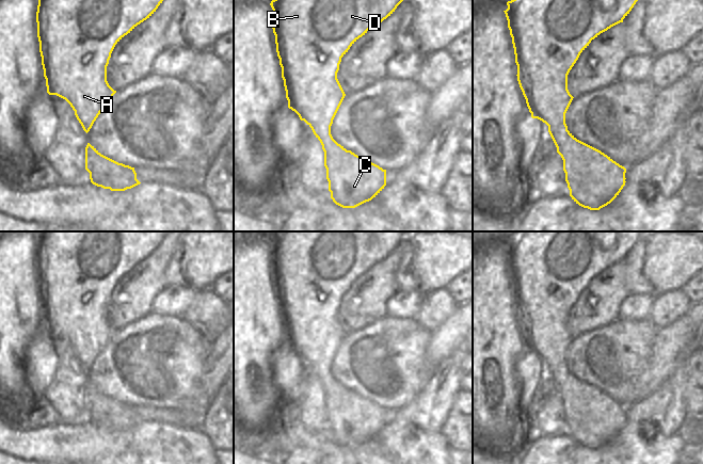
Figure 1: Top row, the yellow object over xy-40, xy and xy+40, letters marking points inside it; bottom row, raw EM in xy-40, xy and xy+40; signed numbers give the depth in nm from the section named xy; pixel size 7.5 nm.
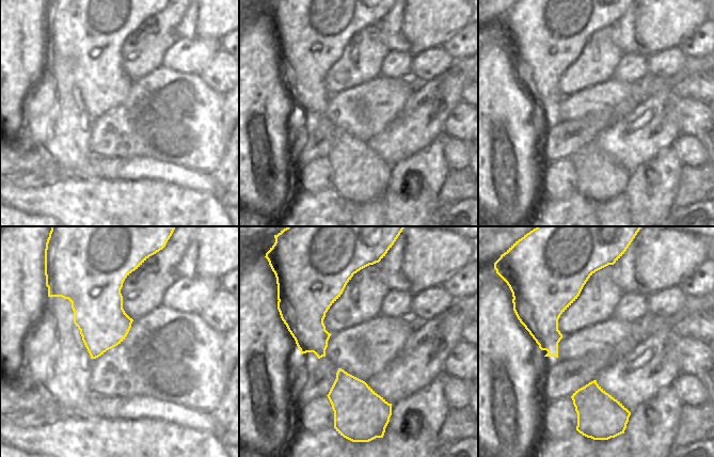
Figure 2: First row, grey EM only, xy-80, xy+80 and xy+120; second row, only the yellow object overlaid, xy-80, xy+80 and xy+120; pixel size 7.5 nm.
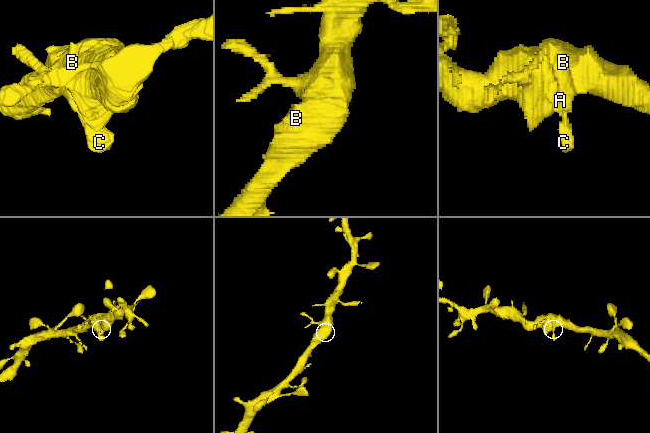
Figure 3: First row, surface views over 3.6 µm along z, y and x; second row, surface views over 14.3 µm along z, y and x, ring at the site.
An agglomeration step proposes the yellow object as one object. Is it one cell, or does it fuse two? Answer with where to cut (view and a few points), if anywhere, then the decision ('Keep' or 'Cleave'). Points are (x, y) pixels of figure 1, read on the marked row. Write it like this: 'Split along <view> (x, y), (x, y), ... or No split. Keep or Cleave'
No split. Keep

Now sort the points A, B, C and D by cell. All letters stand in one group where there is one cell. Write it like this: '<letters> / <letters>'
A B C D

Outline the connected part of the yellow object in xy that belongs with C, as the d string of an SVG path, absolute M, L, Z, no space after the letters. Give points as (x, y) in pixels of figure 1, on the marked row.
M272 0L273 33L276 52L282 67L282 78L288 100L288 108L304 121L320 141L324 151L324 166L329 191L333 202L342 208L355 208L376 197L386 186L386 170L347 150L331 134L333 119L346 96L337 73L341 58L350 47L372 27L390 16L403 0Z

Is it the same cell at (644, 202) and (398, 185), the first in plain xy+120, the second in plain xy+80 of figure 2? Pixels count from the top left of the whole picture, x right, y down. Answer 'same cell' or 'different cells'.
same cell

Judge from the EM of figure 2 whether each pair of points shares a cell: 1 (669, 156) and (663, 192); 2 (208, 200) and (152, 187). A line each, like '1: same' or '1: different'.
1: same
2: same

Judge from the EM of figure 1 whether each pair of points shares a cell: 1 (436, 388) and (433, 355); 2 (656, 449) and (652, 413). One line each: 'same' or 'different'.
1: different
2: different

